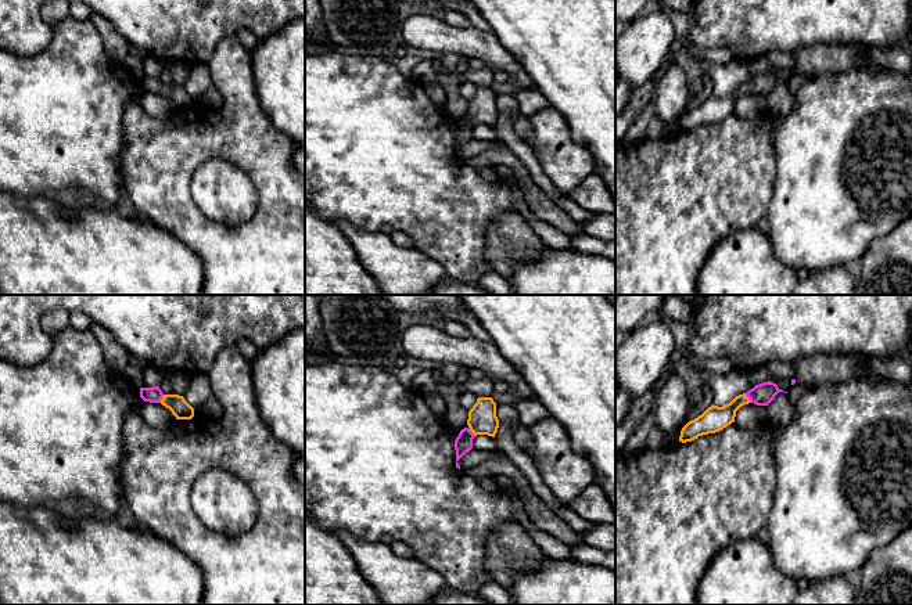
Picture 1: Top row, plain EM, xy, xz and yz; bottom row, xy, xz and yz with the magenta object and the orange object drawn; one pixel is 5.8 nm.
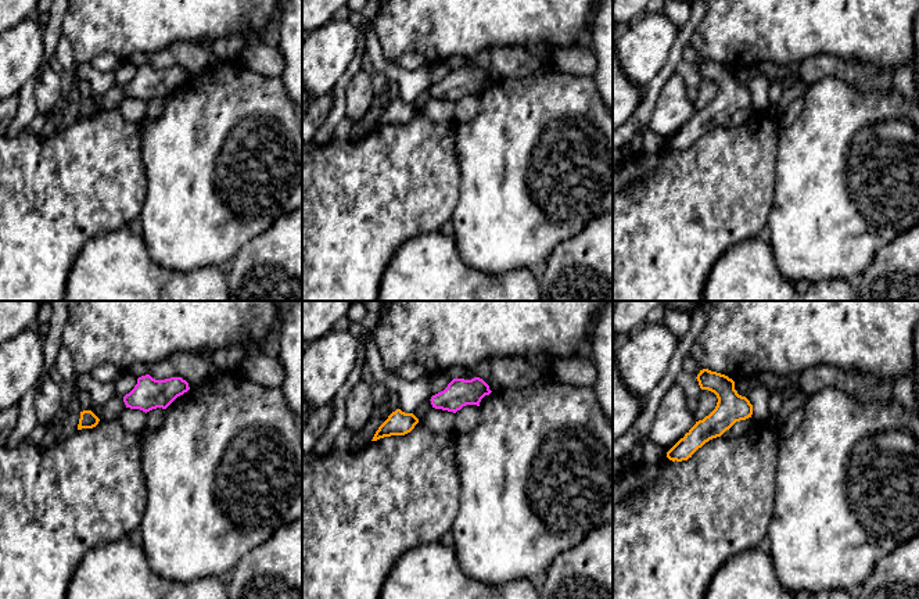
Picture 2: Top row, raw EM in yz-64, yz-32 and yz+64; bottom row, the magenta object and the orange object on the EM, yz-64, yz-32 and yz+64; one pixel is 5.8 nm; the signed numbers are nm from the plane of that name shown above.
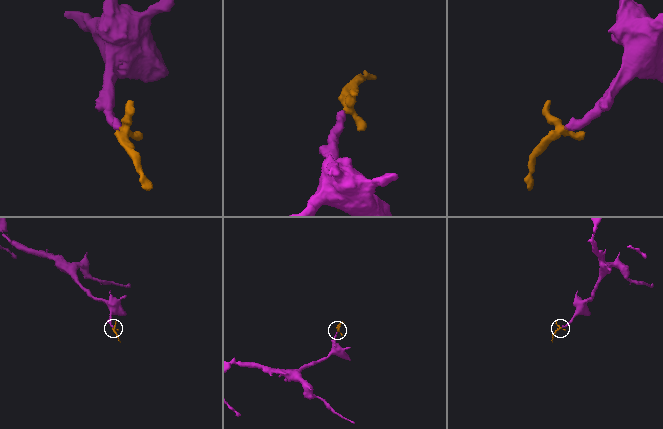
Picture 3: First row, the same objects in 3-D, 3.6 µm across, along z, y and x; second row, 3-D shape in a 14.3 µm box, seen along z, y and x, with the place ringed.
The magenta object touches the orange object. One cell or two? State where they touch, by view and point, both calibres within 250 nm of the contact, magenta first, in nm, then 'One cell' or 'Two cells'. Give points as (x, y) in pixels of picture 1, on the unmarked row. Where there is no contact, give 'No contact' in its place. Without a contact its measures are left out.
Touches magenta at yz (747, 86). Thickness 130 nm (magenta) against 150 nm. One cell

